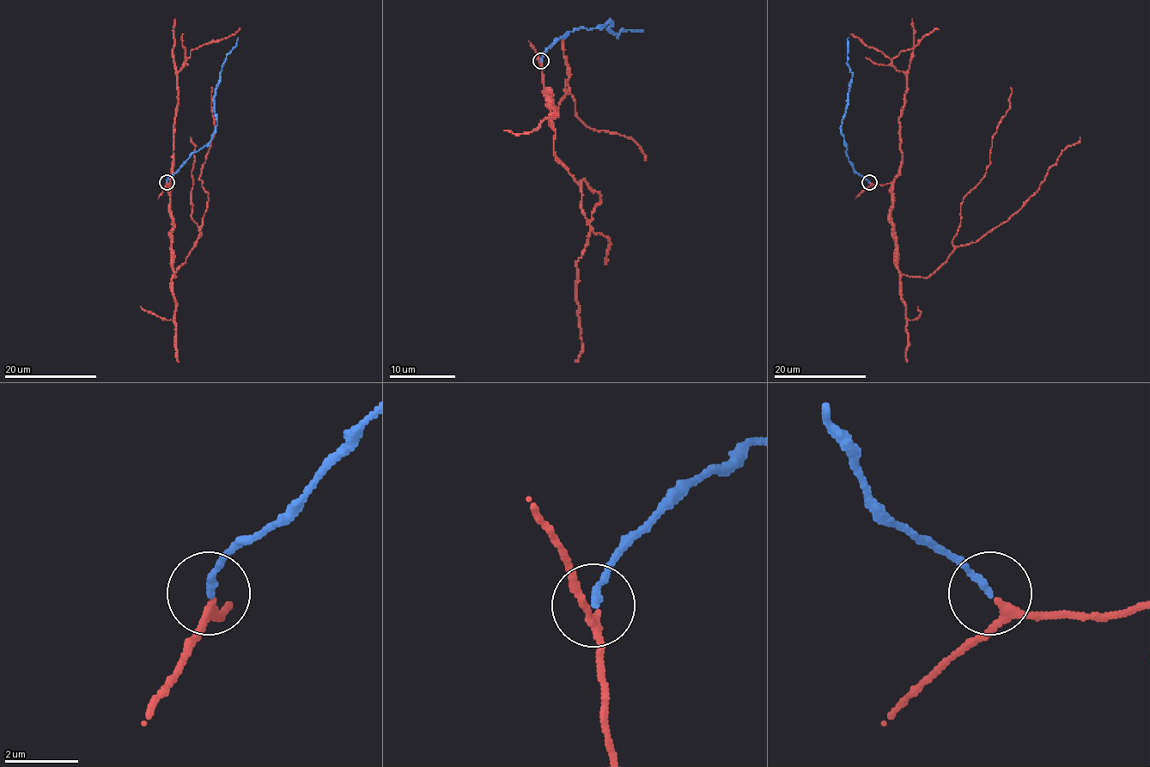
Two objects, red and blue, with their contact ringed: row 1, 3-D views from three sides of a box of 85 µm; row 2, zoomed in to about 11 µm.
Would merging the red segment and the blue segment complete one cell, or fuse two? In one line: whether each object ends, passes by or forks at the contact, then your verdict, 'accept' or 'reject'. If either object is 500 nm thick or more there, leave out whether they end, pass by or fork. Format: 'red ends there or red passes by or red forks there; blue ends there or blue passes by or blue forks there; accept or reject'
red passes by; blue ends there; accept

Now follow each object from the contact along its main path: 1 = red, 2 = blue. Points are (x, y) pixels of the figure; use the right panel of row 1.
1: (869, 182), (891, 185), (897, 269), (929, 277), (953, 249), (961, 203), (989, 163), (1011, 87)
2: (869, 182), (848, 160), (846, 143), (840, 131), (852, 79), (847, 60), (848, 37)

